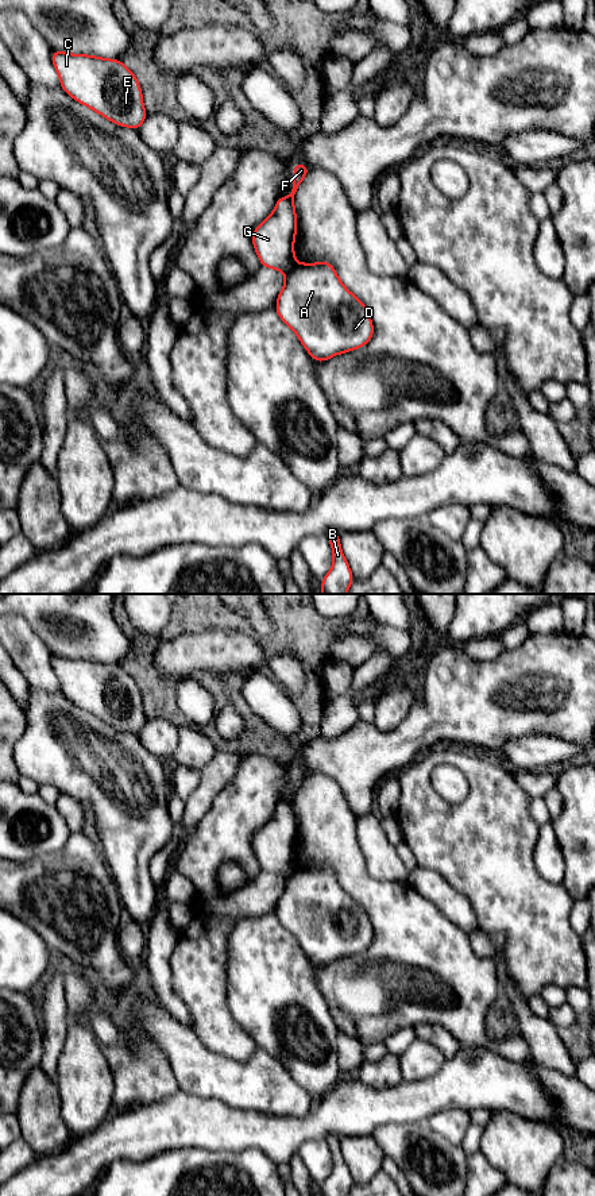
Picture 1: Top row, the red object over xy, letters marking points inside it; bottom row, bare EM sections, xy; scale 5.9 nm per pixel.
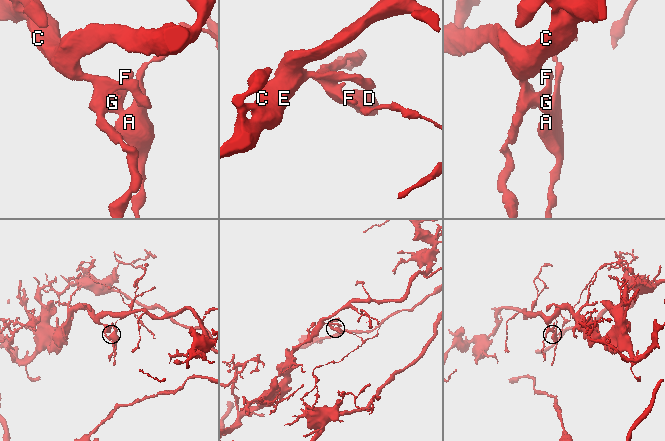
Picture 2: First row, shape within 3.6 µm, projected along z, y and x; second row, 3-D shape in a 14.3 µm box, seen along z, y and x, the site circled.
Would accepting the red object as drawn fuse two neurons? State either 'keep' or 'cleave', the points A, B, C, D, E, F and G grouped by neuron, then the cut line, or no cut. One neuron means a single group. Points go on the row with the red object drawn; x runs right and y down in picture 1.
cleave; groups A B D / C E F G; cut xy (297, 263), (286, 274)

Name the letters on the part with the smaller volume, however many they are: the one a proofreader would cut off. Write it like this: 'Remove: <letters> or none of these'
Remove: A, B, D

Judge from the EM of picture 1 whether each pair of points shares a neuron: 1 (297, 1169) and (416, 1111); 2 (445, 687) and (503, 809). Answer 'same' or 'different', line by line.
1: different
2: different

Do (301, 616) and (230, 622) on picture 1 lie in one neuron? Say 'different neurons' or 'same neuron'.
same neuron

